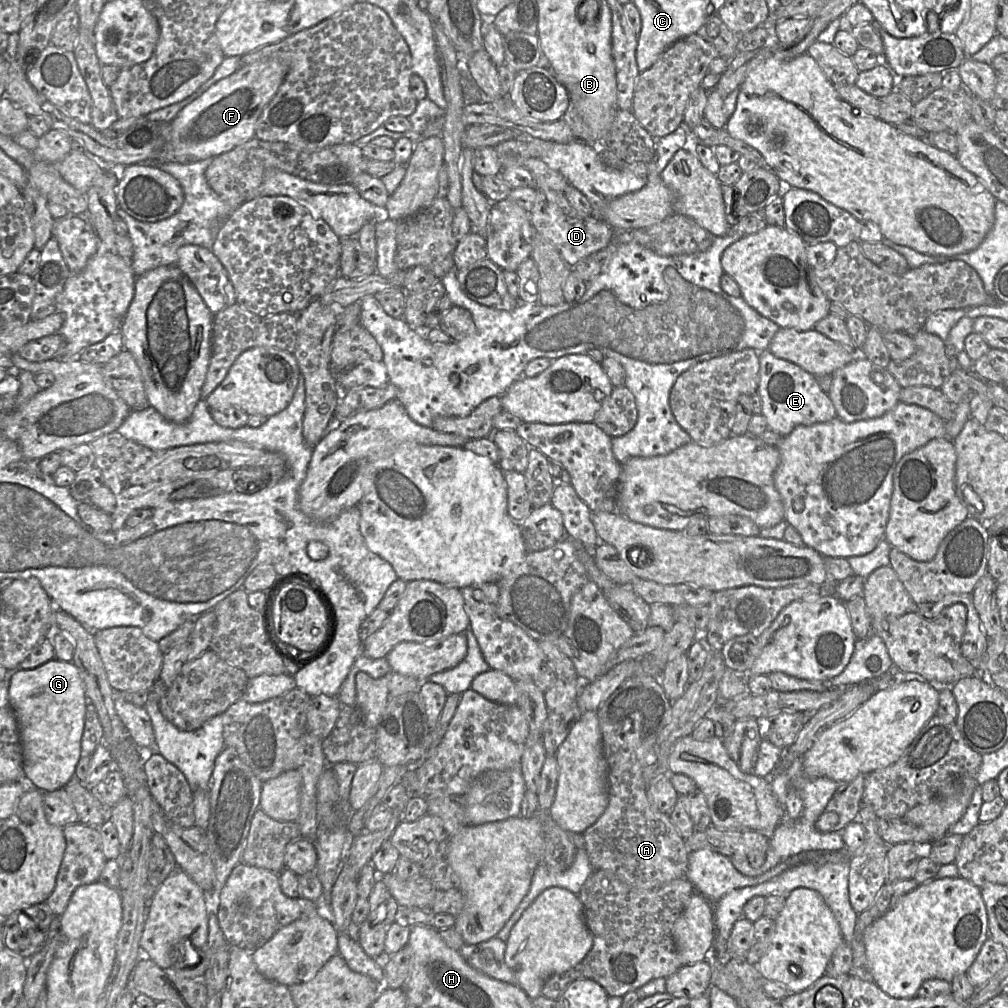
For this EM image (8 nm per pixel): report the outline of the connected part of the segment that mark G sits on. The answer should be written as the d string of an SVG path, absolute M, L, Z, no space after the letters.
M52 659L34 669L13 671L8 689L22 746L23 773L28 785L52 792L75 777L81 757L87 697L78 668L72 661Z

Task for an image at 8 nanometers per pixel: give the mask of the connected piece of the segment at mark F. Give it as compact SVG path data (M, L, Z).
M270 59L240 66L233 74L217 81L170 121L168 141L159 152L156 163L187 163L213 158L254 138L257 121L288 70L282 59Z

